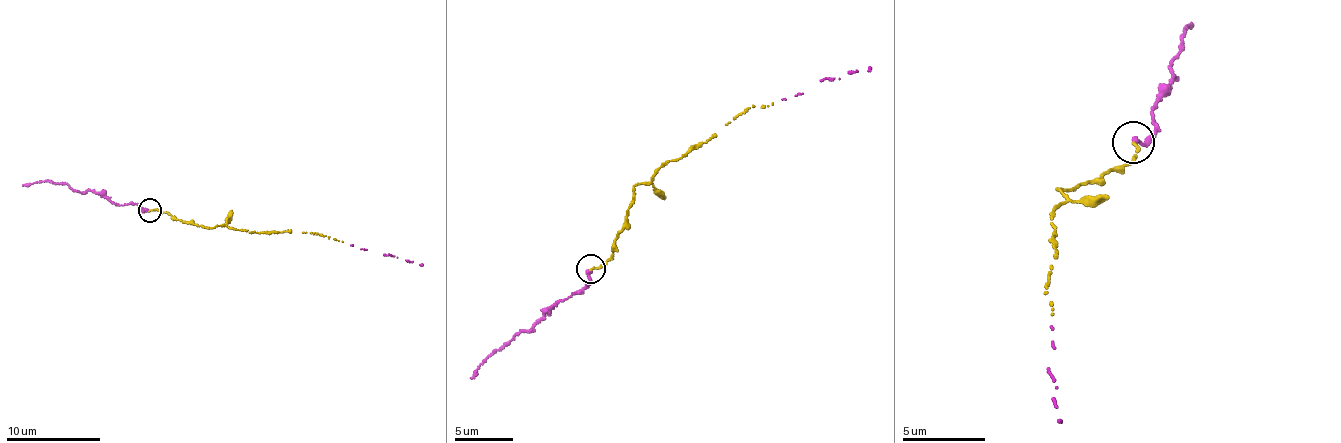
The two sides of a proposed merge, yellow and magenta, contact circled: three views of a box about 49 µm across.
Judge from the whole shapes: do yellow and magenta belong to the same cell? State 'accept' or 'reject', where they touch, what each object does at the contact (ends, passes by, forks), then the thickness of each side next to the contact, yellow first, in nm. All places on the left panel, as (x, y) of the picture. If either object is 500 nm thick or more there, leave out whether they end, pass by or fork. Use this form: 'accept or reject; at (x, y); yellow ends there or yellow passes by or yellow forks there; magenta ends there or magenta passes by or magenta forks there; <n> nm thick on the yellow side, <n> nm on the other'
accept; at (149, 210); yellow ends there; magenta ends there; 200 nm thick on the yellow side, 300 nm on the other

